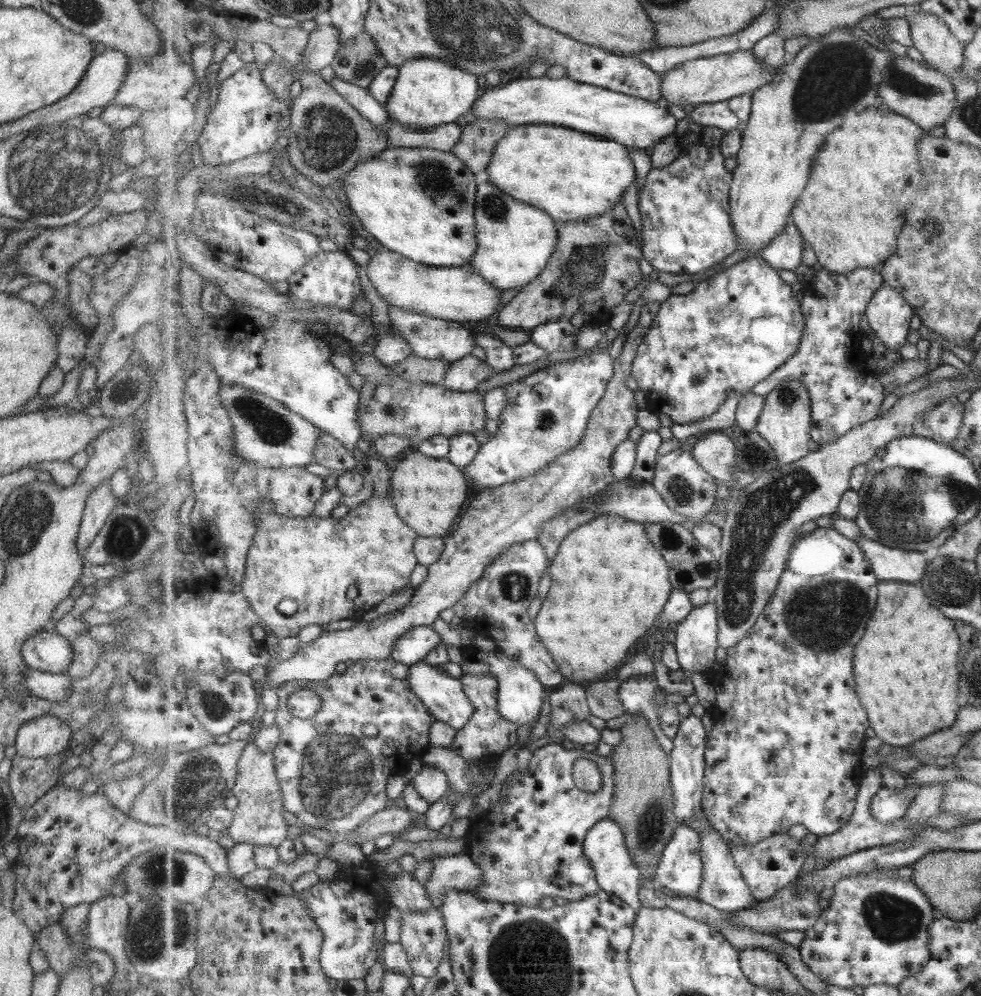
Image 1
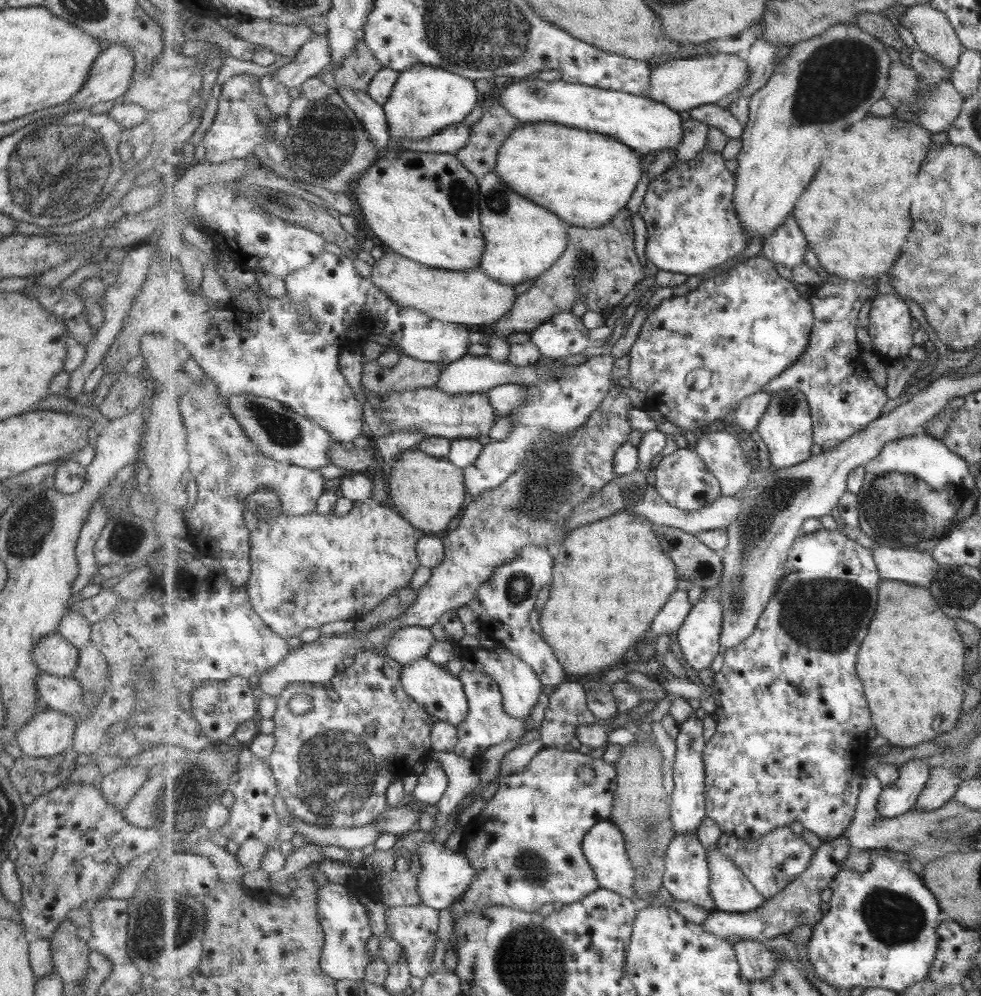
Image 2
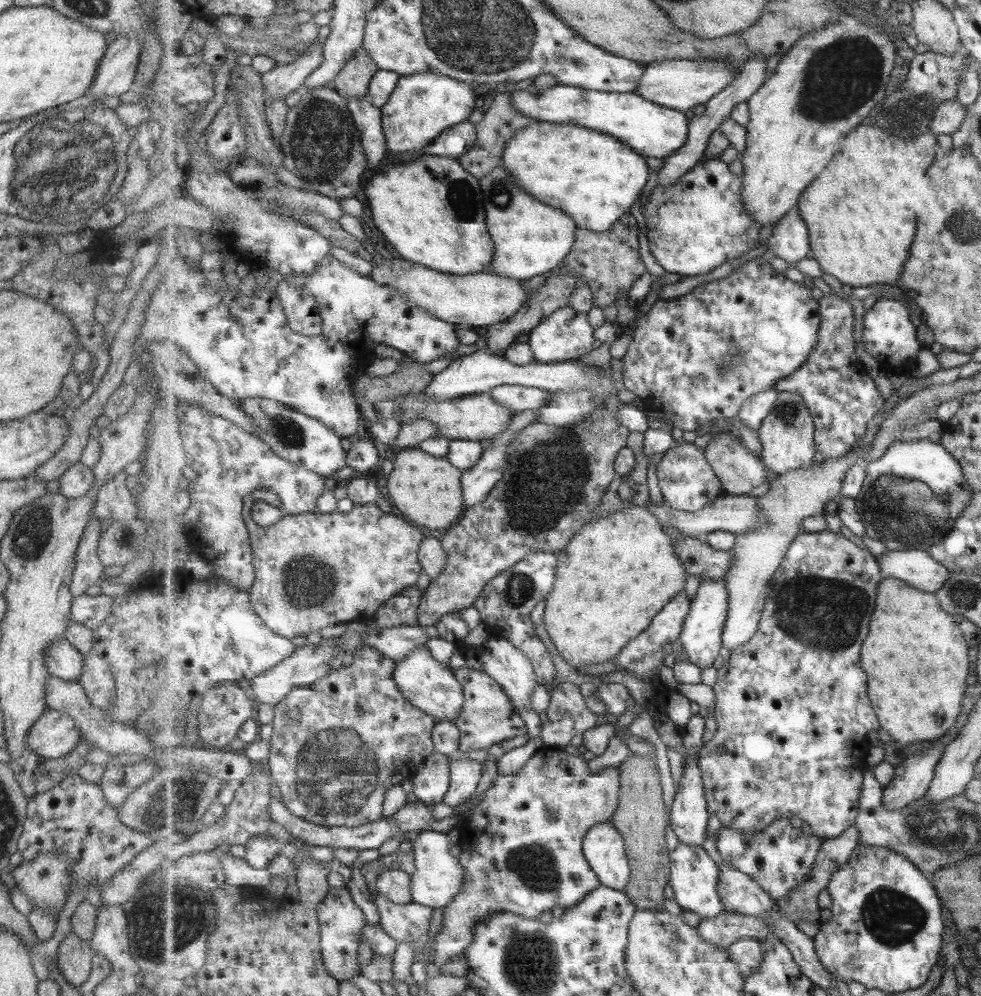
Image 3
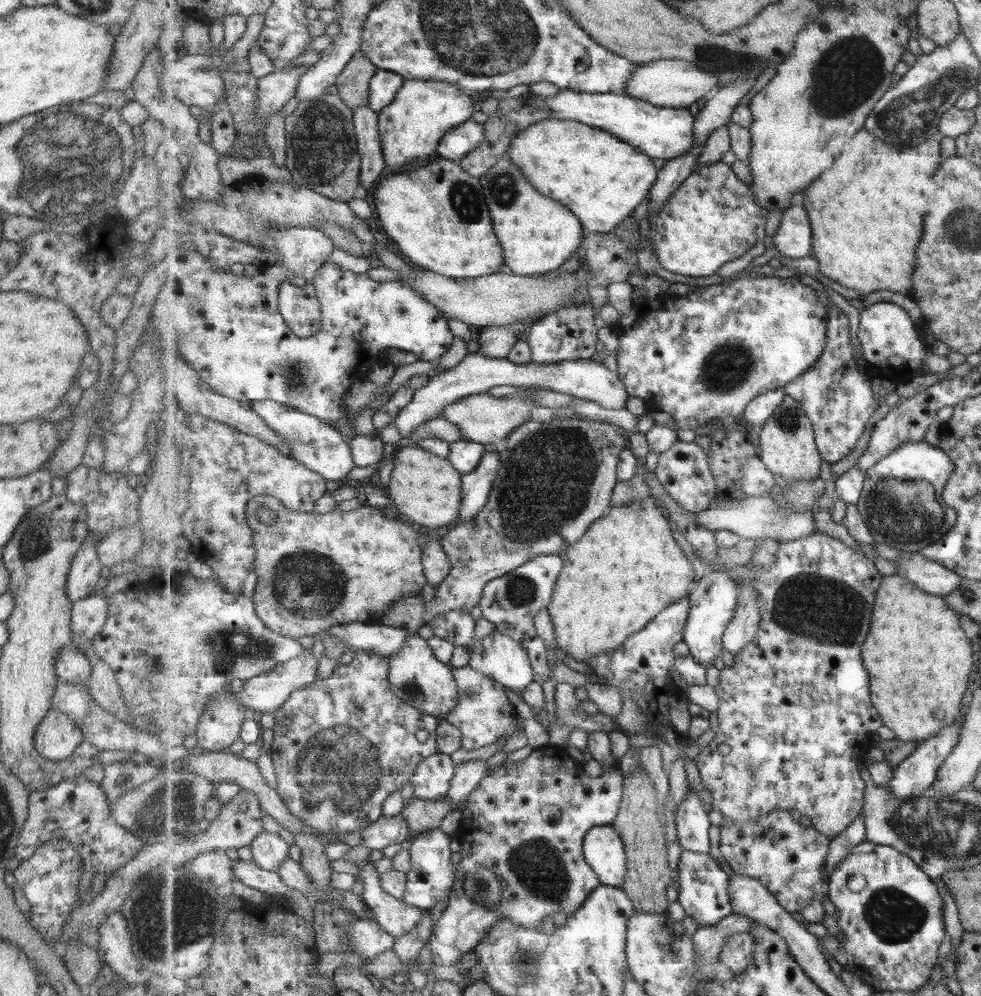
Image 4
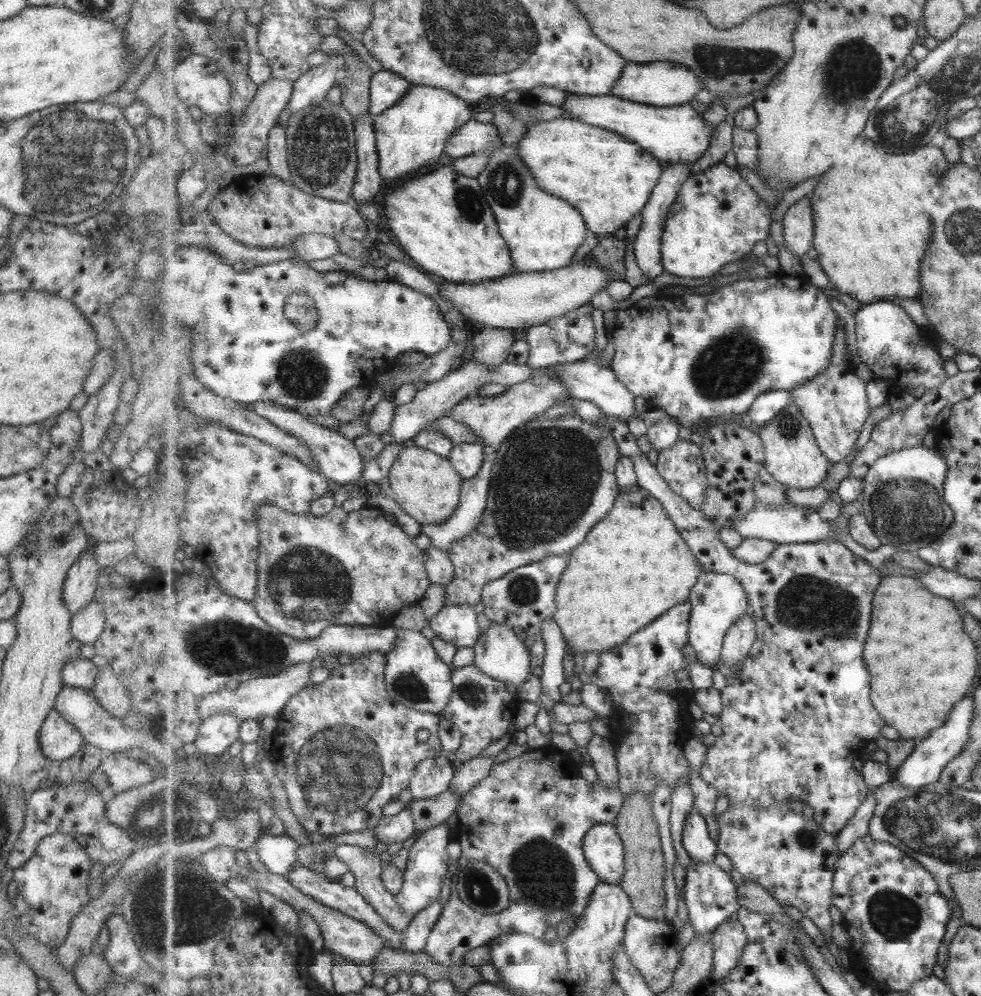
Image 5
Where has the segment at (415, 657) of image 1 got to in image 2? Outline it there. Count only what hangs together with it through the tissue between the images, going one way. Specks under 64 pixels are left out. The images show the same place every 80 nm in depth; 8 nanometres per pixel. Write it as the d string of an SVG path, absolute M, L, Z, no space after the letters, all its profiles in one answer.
M406 626L398 630L388 642L387 654L404 667L428 656L436 636L422 626Z

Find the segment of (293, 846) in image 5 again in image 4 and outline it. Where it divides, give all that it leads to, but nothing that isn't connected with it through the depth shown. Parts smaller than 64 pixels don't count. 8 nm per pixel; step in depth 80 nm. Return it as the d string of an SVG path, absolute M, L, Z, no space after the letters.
M264 831L251 842L253 860L261 868L276 871L278 866L289 860L289 844L278 833Z

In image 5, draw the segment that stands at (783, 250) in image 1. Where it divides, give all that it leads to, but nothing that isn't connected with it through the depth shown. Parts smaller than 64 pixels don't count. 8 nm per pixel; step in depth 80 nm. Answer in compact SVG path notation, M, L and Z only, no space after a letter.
M810 193L789 207L781 221L784 246L792 254L801 258L814 248L815 219Z

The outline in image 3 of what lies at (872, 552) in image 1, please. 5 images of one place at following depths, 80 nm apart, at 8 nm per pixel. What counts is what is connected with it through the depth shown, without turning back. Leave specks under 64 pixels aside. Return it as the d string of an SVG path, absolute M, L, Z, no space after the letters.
M926 549L888 550L878 557L885 578L897 578L925 592L942 589L952 571Z

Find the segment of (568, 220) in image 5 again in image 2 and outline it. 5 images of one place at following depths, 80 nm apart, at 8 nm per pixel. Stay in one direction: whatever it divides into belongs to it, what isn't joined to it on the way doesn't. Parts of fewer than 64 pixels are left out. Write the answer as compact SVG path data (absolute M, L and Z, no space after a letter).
M488 172L480 182L480 219L482 233L485 237L485 250L480 262L480 269L491 278L507 286L517 286L527 280L535 280L547 272L565 252L568 243L568 224L551 214L551 210L539 208L535 202L523 198L513 192L498 175L498 172Z

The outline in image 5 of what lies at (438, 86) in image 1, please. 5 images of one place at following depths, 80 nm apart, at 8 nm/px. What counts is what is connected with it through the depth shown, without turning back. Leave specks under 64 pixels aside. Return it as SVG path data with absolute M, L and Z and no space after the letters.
M415 85L397 106L374 116L378 138L380 169L386 186L417 176L421 170L445 161L445 145L462 126L473 119L471 105L450 90Z

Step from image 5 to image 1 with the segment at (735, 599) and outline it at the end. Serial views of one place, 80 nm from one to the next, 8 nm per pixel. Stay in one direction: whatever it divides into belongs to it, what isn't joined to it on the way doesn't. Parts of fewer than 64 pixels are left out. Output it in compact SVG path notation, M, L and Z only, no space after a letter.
M705 603L694 607L689 616L675 627L676 632L676 651L681 665L681 670L687 674L699 672L706 674L712 664L715 664L715 650L719 648L718 634L720 615L716 603Z

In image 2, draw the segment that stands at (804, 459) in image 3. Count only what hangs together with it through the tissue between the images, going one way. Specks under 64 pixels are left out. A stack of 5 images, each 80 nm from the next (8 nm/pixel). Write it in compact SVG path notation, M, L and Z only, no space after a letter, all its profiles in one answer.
M779 389L772 393L771 402L761 417L756 434L769 452L774 468L792 467L811 458L814 440L814 422L808 396L801 389Z

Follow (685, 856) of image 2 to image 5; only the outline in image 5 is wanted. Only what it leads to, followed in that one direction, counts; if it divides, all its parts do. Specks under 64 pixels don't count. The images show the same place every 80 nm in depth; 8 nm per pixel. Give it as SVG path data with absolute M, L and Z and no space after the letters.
M692 858L685 874L684 902L688 908L688 919L695 935L714 933L740 910L737 900L737 885L725 870L715 862L697 861Z

